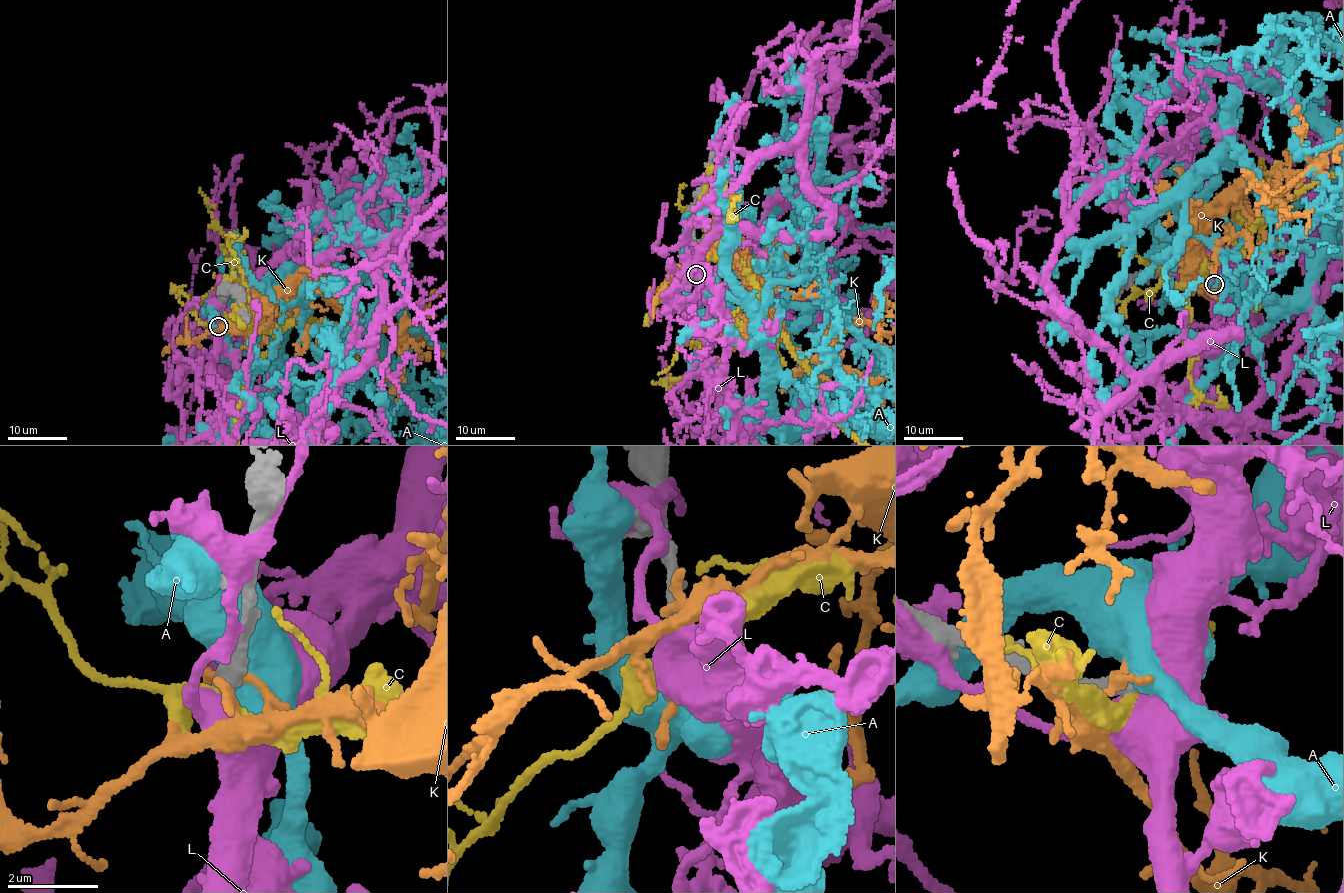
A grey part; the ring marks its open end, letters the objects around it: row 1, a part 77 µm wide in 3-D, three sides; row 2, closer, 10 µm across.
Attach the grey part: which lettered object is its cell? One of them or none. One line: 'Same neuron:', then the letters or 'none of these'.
Same neuron: none of these

